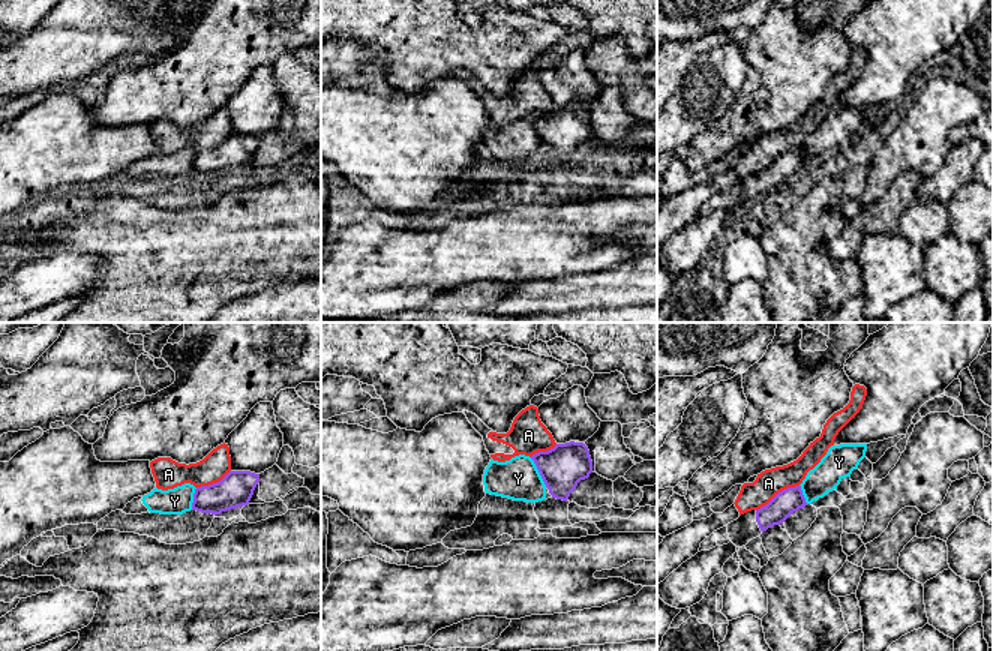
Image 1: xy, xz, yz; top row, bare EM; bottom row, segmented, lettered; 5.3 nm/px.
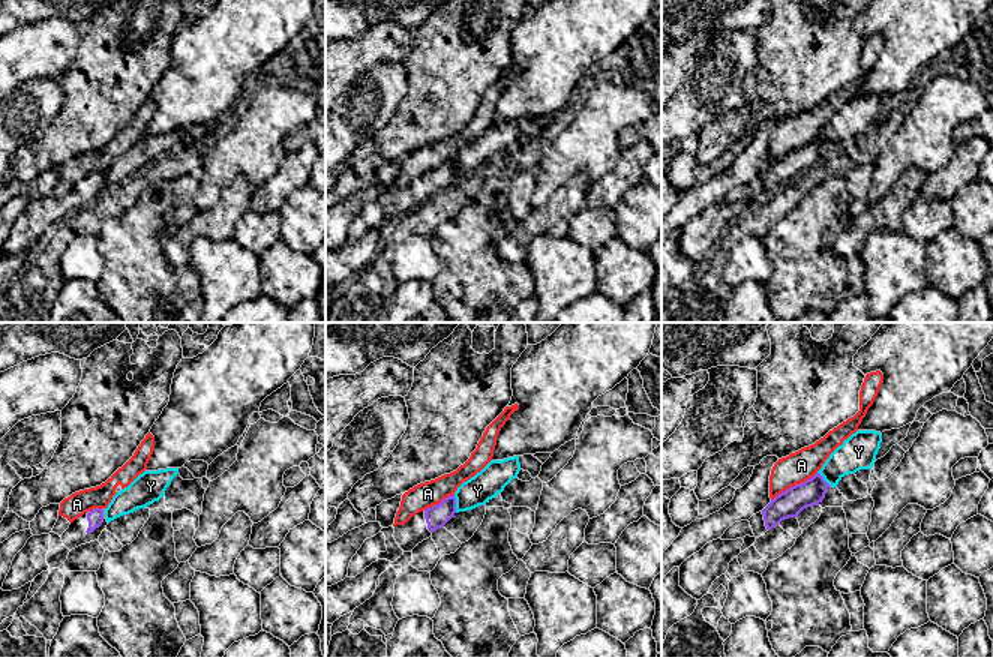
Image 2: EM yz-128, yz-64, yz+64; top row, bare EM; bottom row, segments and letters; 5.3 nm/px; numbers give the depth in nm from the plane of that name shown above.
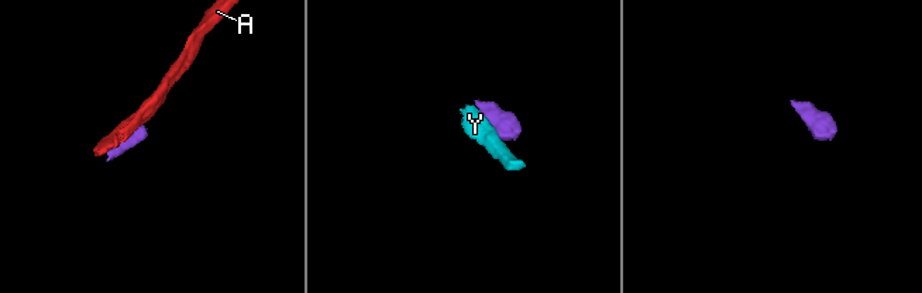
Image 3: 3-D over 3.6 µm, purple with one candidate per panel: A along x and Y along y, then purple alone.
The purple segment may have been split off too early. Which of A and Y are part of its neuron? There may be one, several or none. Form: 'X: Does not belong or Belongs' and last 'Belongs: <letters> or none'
A: Does not belong
Y: Does not belong
Belongs: none

